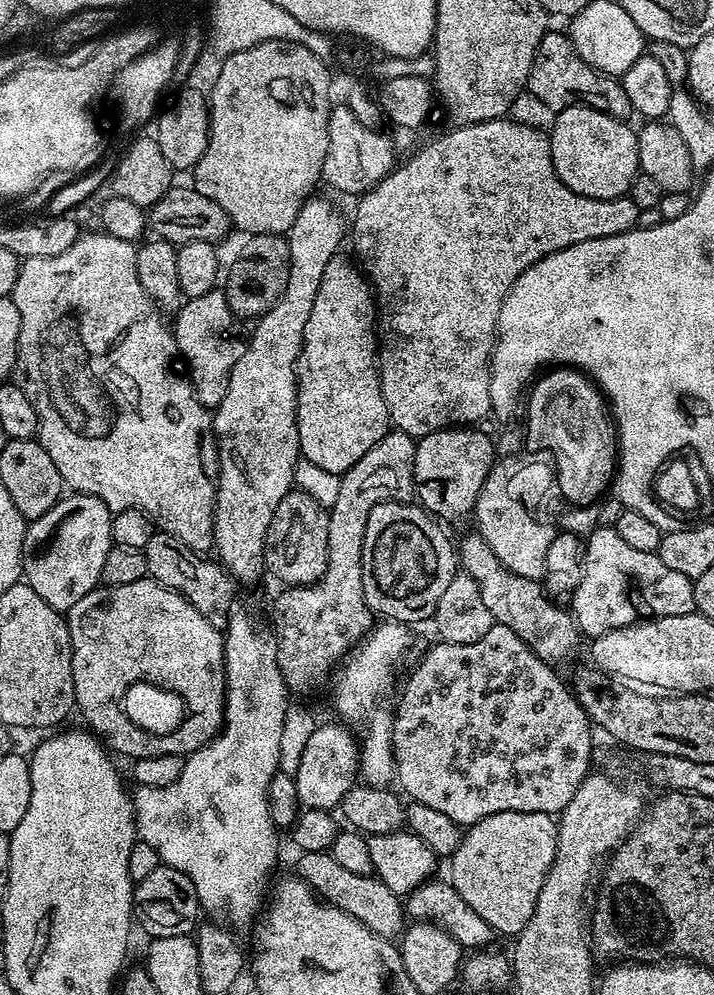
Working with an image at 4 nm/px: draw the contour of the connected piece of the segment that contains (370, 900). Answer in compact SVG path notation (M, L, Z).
M331 851L300 852L298 858L300 861L297 862L295 871L299 879L304 880L325 904L333 904L338 910L358 918L362 926L366 926L379 936L396 938L405 931L406 908L401 897L395 896L390 886L377 880L375 875L363 876L346 870L339 862L334 862Z

